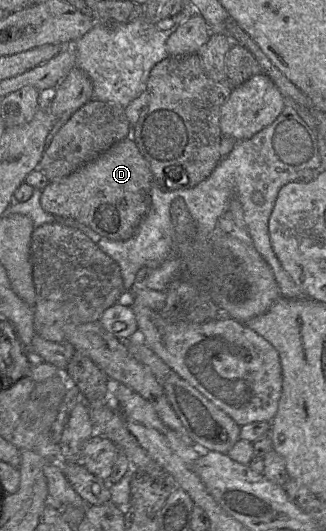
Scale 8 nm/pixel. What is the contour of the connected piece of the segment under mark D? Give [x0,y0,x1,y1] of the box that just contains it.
[41,137,152,241]

